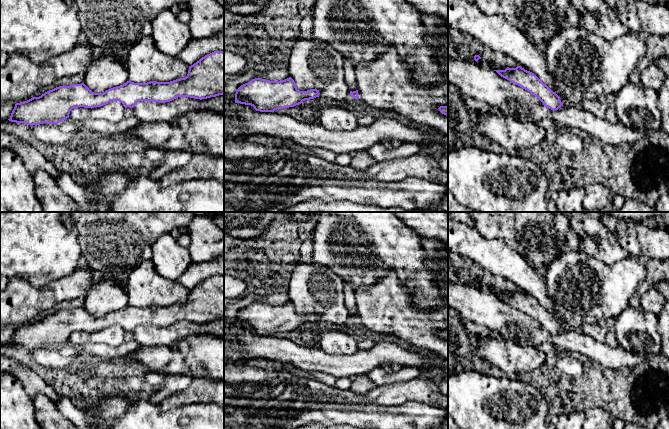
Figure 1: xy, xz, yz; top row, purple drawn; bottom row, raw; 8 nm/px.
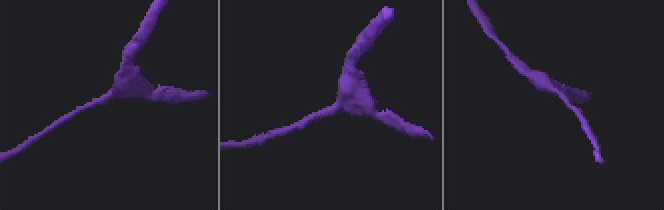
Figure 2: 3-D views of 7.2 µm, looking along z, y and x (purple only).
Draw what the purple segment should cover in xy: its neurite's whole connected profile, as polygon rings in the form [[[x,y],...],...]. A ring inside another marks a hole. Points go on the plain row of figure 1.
[[[214,275],[205,279],[199,285],[189,290],[185,302],[170,306],[150,305],[147,307],[134,307],[130,304],[122,310],[113,311],[103,317],[92,316],[84,307],[70,310],[59,310],[49,314],[39,321],[16,327],[8,343],[11,346],[40,349],[43,347],[58,348],[69,342],[73,332],[94,332],[108,328],[110,325],[119,325],[125,332],[133,332],[139,325],[154,325],[159,327],[170,326],[177,321],[190,321],[194,323],[207,323],[224,318],[224,275]]]

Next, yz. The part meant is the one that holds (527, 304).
[[[521,290],[516,292],[507,291],[505,294],[494,294],[501,301],[522,311],[537,321],[545,331],[558,334],[563,327],[560,321],[544,308],[534,297],[525,294]]]

